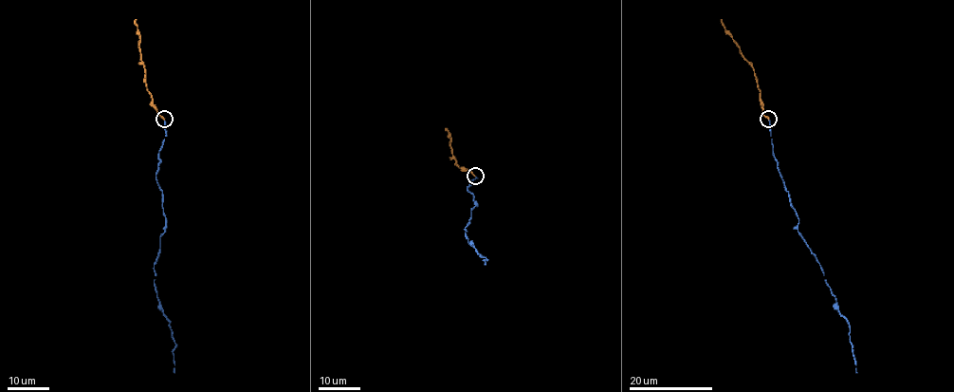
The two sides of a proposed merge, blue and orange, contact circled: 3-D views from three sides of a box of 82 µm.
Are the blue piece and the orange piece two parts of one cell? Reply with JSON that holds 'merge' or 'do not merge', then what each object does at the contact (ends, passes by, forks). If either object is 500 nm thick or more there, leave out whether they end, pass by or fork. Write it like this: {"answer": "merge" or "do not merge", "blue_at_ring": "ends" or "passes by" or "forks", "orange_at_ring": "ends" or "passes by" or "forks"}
{"answer": "merge", "blue_at_ring": "ends", "orange_at_ring": "ends"}

